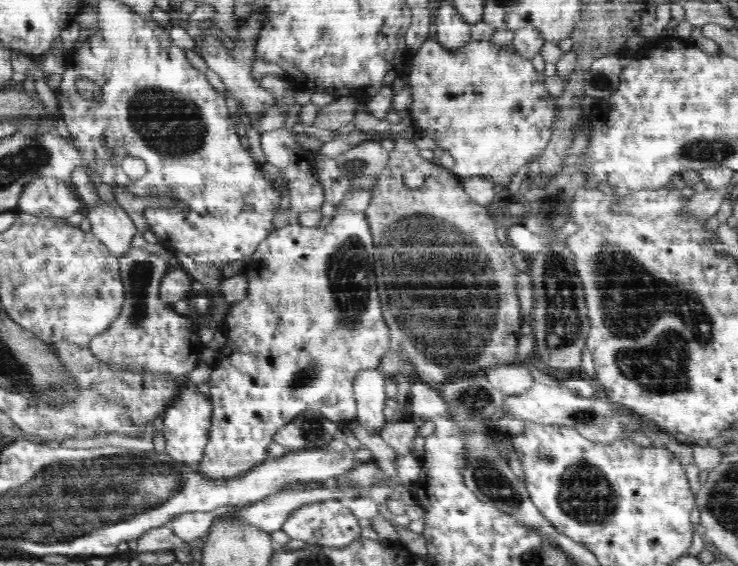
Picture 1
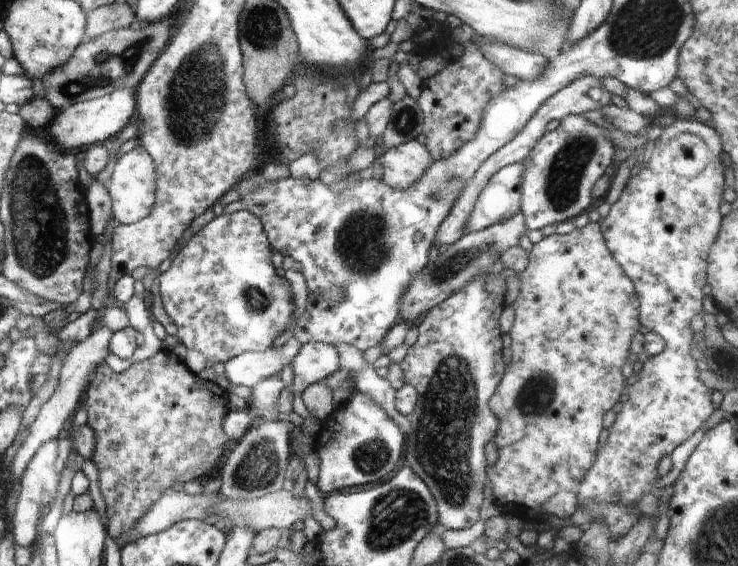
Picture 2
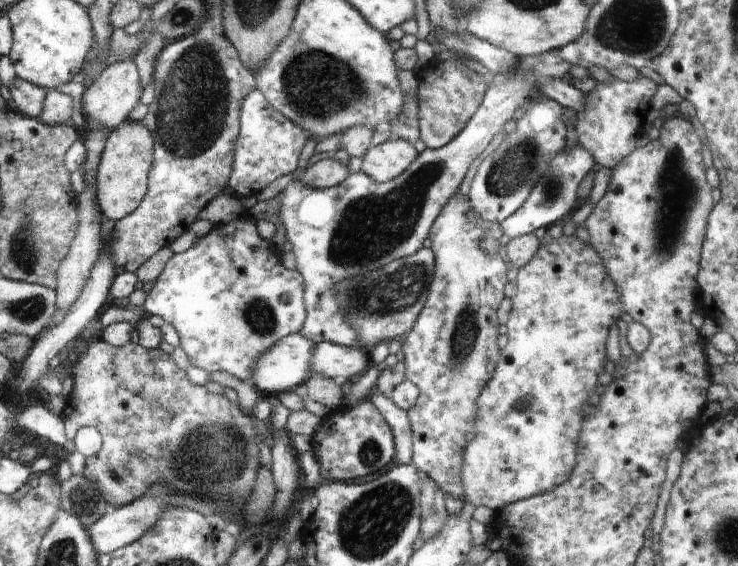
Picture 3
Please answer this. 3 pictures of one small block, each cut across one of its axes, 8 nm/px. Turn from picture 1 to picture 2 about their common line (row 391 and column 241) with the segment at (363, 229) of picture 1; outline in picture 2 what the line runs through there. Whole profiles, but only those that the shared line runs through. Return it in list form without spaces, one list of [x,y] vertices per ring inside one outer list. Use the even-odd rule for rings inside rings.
[[[247,210],[232,212],[232,214],[222,214],[215,216],[212,222],[208,222],[202,230],[198,230],[196,234],[192,235],[186,241],[186,245],[178,251],[178,254],[172,259],[170,268],[166,270],[163,274],[157,275],[158,280],[158,292],[160,292],[160,298],[162,301],[162,306],[166,311],[166,314],[170,316],[172,322],[176,324],[178,328],[177,336],[180,344],[184,344],[187,350],[187,356],[185,359],[185,364],[190,371],[196,375],[205,370],[208,367],[214,366],[218,362],[228,362],[234,356],[238,356],[243,352],[262,352],[272,346],[272,342],[280,332],[284,332],[286,328],[294,322],[294,310],[296,308],[296,303],[291,292],[290,282],[282,276],[276,273],[276,268],[272,264],[272,251],[273,248],[268,240],[267,234],[263,228],[262,221],[256,218],[251,212]]]

